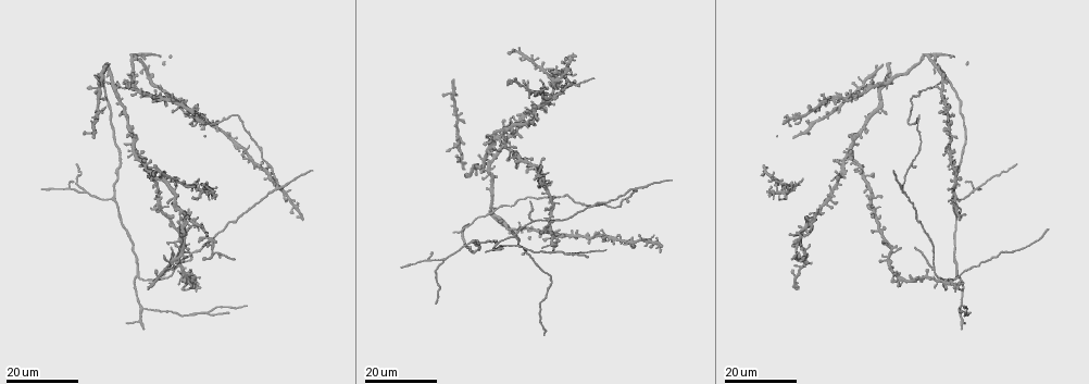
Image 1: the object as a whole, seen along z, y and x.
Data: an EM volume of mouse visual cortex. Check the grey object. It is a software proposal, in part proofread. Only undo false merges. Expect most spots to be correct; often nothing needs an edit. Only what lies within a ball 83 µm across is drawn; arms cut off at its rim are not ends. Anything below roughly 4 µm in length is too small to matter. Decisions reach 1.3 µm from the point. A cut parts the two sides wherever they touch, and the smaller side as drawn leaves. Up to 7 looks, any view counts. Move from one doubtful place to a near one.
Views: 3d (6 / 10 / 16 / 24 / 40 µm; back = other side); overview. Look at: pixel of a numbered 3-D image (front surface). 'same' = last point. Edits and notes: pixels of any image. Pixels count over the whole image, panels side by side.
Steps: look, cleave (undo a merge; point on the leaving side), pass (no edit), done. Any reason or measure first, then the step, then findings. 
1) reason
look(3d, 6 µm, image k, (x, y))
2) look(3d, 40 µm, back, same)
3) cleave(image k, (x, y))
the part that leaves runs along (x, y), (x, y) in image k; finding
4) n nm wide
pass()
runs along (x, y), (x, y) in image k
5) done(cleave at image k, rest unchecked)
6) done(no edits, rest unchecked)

arms part here
look(3d, 16 µm, image 1, (513, 237))

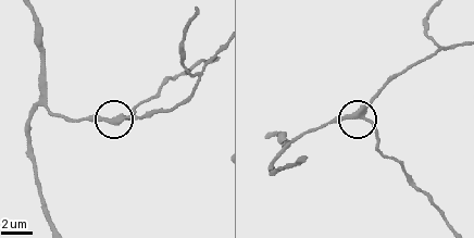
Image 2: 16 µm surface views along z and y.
look(3d, 6 µm, image 2, (362, 115))

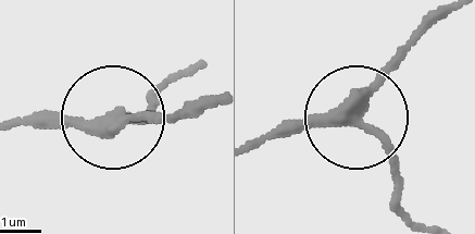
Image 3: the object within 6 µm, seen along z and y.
3 arms
pass()
one cell here

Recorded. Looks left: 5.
two arms in line, one across
look(3d, 24 µm, image 1, (935, 268))

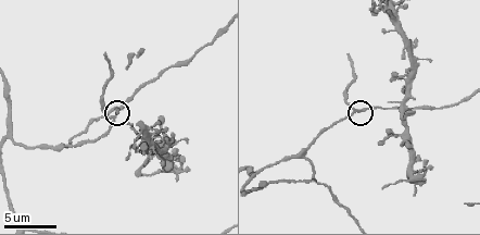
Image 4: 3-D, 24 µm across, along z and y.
look(3d, 6 µm, image 4, (111, 119))

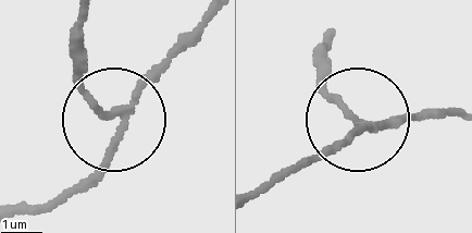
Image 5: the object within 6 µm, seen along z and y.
side arm 9 µm
cleave(image 5, (81, 86))
a second cell is stuck on

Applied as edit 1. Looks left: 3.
redraw
look(overview)

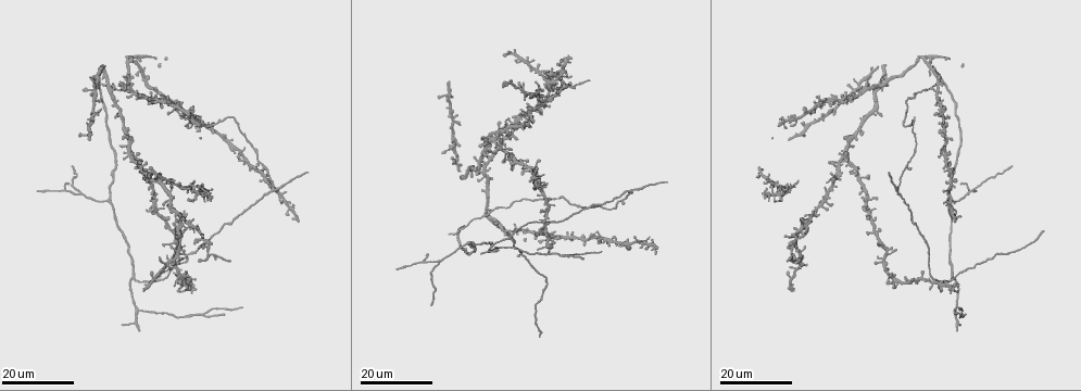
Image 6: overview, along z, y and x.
branch point
look(3d, 16 µm, image 6, (136, 309))

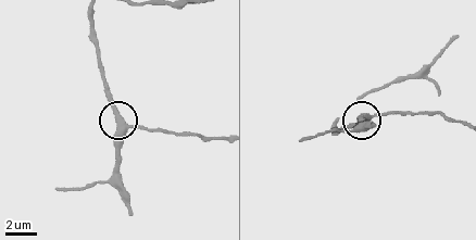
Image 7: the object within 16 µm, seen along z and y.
zoom in
look(3d, 6 µm, image 7, (125, 129))

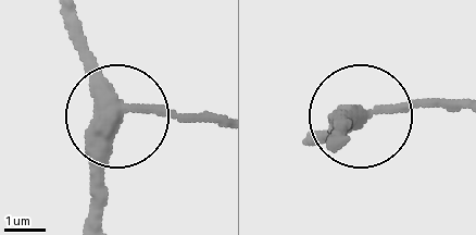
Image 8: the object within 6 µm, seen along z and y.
side arm 7 µm
pass()
runs along (60, 14), (115, 118), (98, 208) in image 8; all the same cell

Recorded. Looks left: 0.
done(cleave at image 5, rest unchecked)

